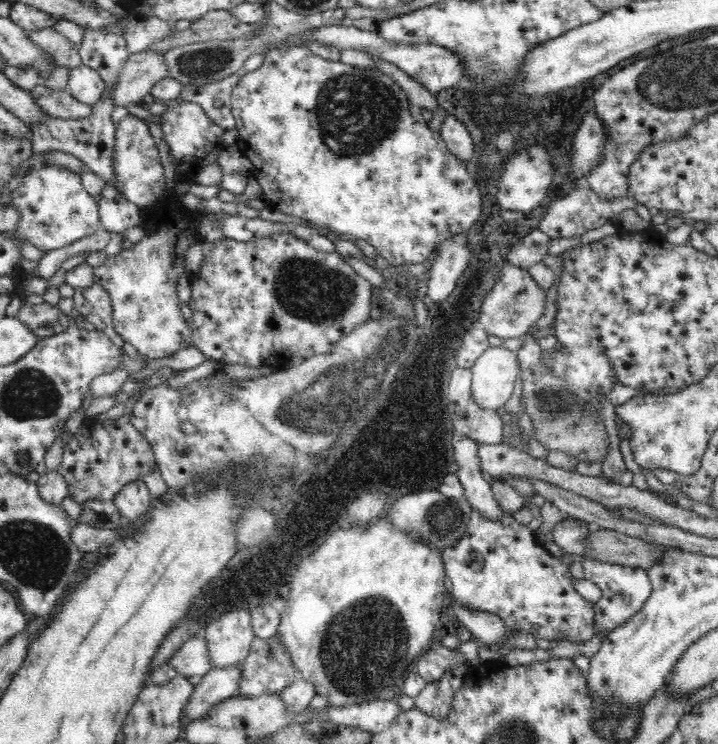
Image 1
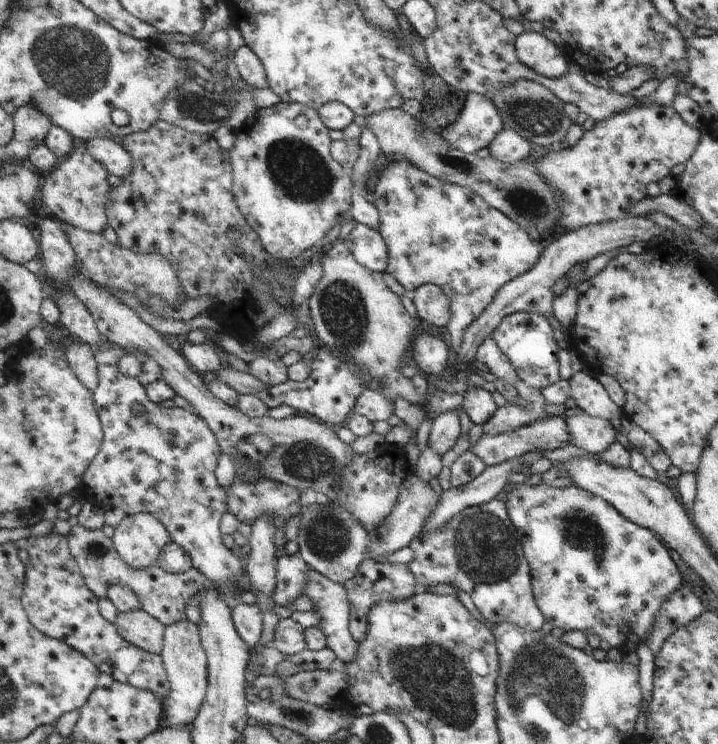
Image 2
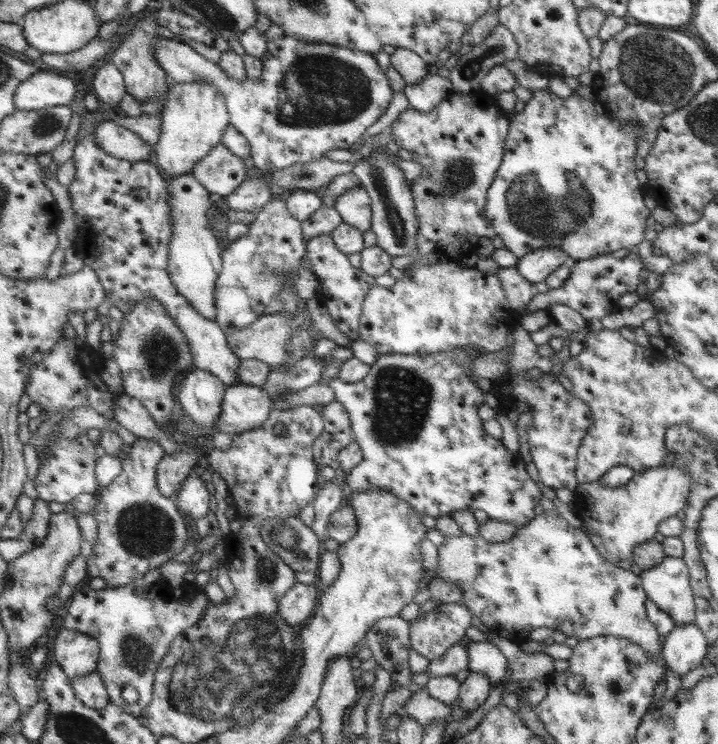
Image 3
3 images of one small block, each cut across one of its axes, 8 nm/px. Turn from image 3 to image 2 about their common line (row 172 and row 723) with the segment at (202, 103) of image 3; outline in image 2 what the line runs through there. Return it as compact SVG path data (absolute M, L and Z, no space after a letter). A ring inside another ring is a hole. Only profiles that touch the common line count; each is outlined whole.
M181 620L167 626L165 634L165 650L161 654L165 658L165 668L169 674L171 692L163 700L165 704L165 724L169 728L187 728L197 722L201 714L201 706L209 694L209 654L201 640L201 626L191 620Z

